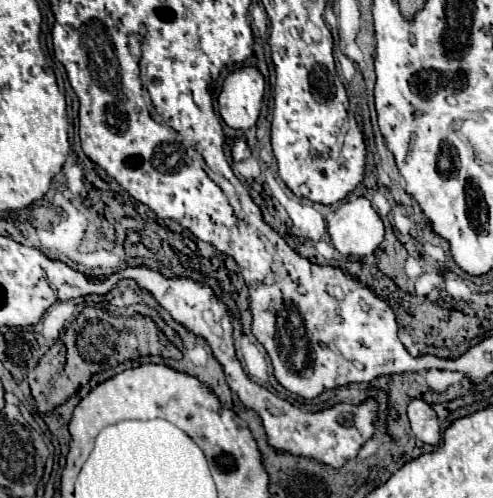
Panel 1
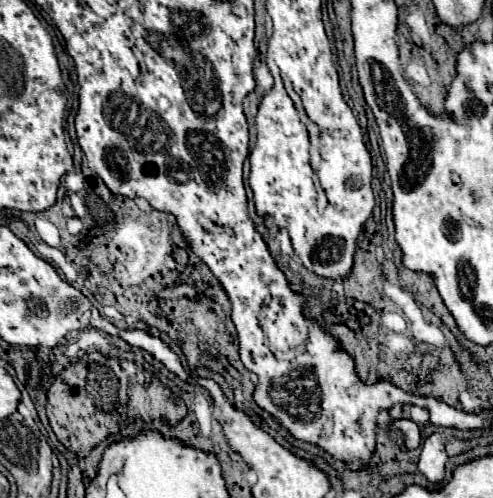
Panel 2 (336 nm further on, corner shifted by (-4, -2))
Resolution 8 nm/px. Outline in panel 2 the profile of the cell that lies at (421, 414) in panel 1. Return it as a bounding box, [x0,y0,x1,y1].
[418,433,448,481]

